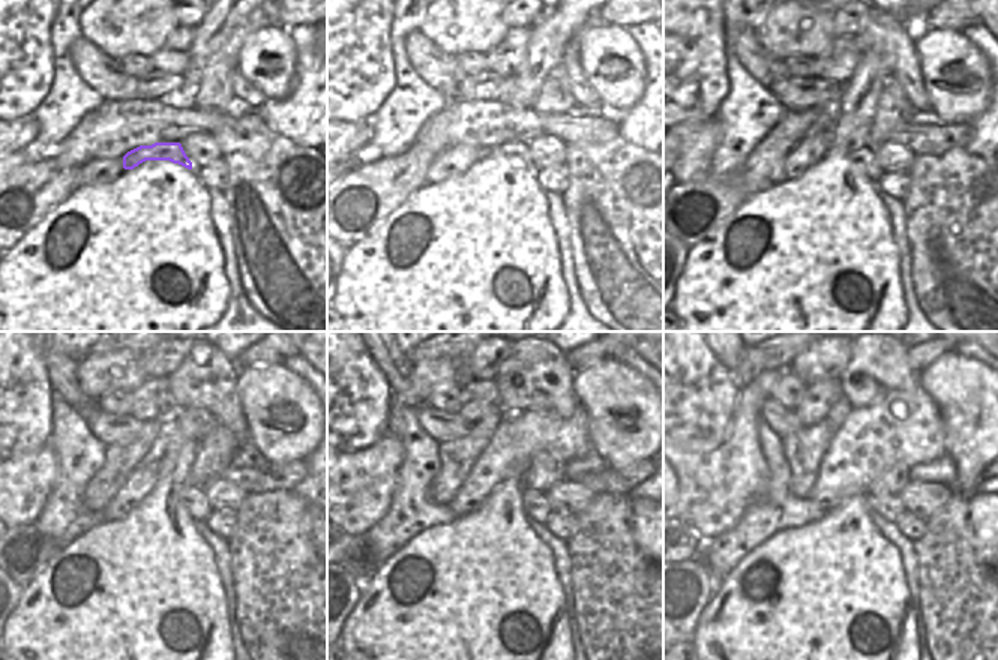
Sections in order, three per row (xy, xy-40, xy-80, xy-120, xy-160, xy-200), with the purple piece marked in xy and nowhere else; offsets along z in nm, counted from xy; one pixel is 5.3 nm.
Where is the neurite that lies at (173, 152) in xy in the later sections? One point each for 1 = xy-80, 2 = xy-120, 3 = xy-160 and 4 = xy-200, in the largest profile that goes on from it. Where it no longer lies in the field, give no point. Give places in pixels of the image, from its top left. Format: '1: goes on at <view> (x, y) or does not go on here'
1: goes on at xy-80 (865, 159)
2: goes on at xy-120 (194, 500)
3: goes on at xy-160 (535, 504)
4: goes on at xy-200 (890, 507)

